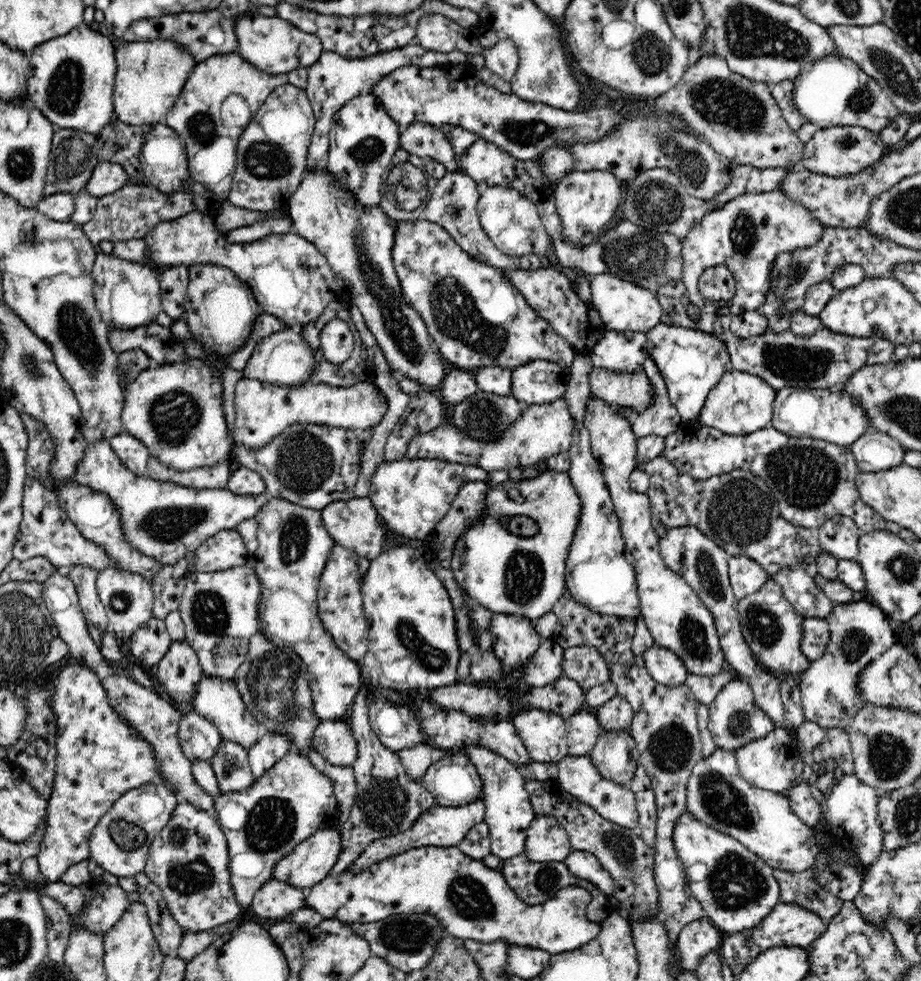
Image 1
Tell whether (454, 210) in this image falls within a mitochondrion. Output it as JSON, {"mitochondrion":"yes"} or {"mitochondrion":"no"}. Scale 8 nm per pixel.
{"mitochondrion":"yes"}

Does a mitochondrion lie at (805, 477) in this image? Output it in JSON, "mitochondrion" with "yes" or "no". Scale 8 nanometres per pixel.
{"mitochondrion":"yes"}

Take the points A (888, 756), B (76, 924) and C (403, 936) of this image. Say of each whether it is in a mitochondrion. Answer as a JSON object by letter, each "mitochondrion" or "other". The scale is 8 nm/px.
{"A":"mitochondrion","B":"other","C":"mitochondrion"}

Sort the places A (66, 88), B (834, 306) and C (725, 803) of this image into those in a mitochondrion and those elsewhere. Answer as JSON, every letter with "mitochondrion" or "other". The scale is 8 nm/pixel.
{"A":"mitochondrion","B":"other","C":"mitochondrion"}

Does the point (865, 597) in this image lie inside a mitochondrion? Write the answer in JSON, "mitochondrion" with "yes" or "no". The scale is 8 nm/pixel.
{"mitochondrion":"no"}

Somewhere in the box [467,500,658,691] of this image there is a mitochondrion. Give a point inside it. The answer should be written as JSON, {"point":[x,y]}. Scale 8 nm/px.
{"point":[524,574]}

